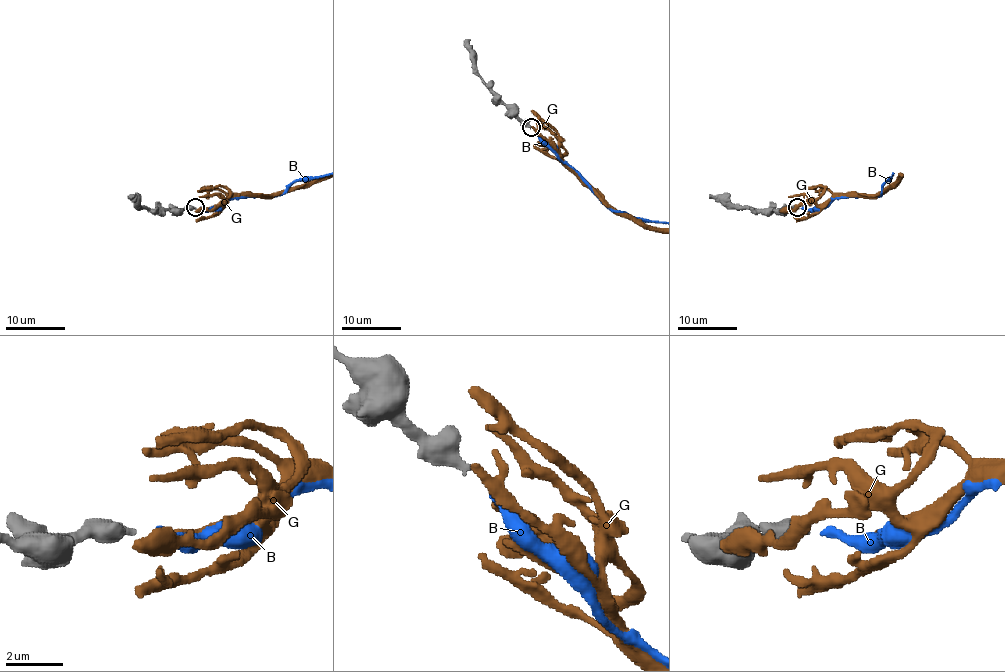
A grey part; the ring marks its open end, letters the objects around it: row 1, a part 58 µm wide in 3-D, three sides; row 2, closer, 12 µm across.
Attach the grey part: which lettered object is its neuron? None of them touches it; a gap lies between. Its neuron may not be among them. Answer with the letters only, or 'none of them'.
B

